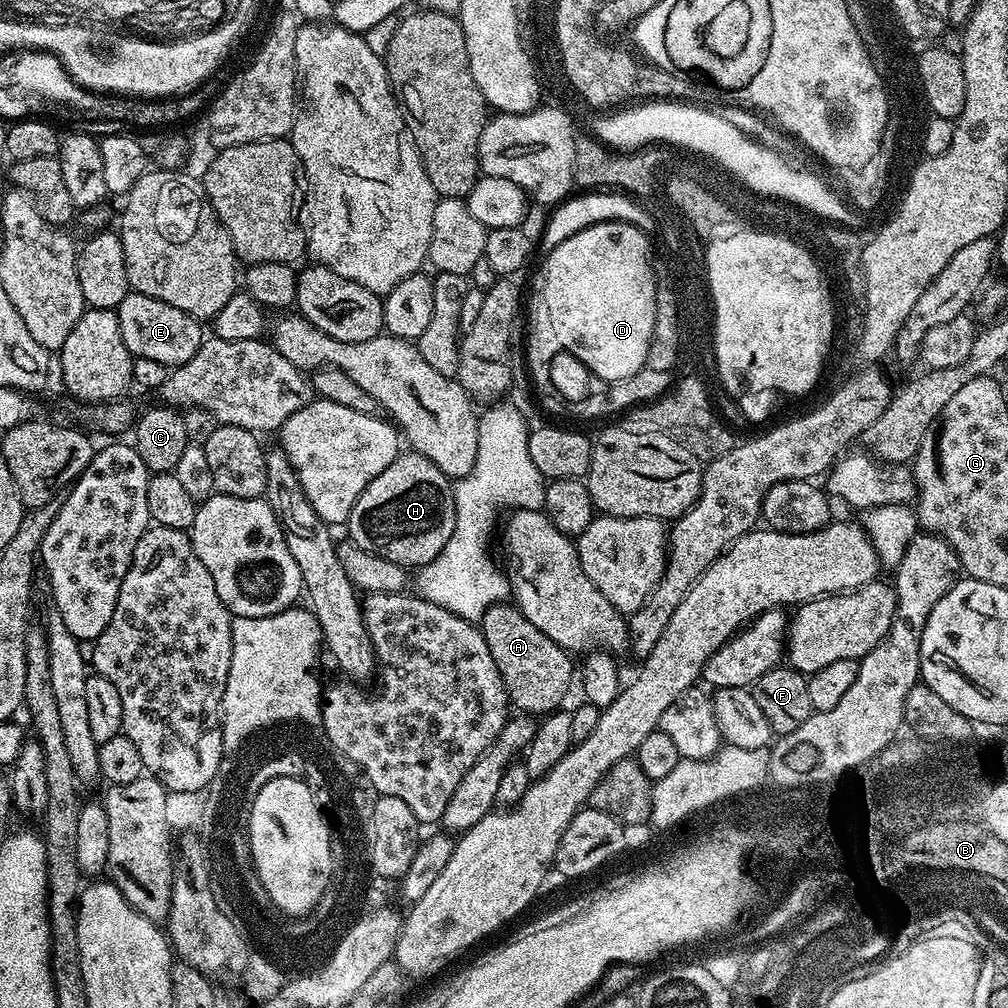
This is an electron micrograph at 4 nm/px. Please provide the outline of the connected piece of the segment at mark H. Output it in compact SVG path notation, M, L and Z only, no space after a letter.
M404 450L354 502L346 521L347 539L370 554L378 554L378 558L401 564L405 570L418 570L442 554L442 546L454 534L455 521L453 481L425 456Z

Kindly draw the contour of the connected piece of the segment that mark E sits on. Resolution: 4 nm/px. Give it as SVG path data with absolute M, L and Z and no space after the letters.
M129 291L126 298L115 308L118 326L122 330L122 342L126 342L126 350L133 357L150 358L154 362L162 362L168 369L174 369L190 362L206 339L201 321L195 320L186 310L178 310L178 306L170 306L166 302L158 302L158 298L150 298L141 292Z

